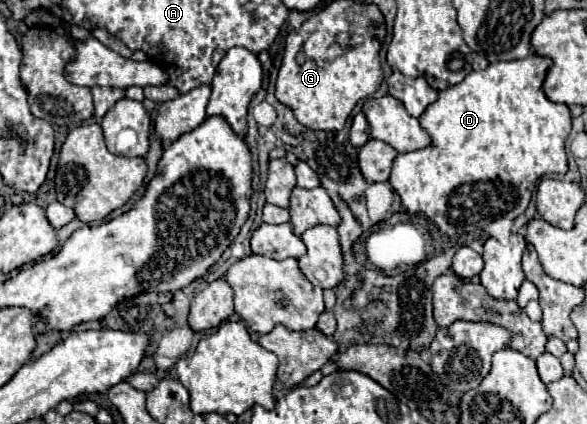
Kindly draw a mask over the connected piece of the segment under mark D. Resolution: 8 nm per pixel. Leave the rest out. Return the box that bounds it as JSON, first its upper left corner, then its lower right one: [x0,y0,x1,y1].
[389,54,571,238]

